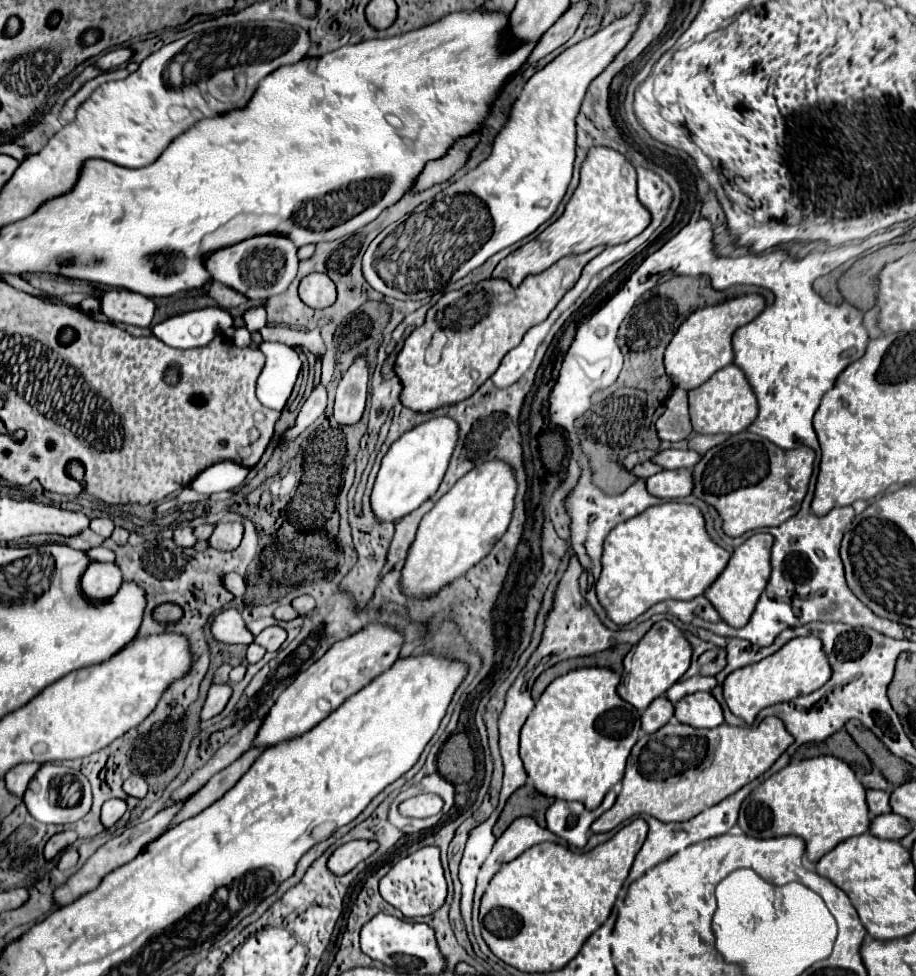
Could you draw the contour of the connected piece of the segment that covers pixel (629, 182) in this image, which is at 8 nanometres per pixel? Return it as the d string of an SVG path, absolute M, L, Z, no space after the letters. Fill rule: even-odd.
M593 146L581 166L579 188L567 202L563 216L547 226L535 240L523 244L507 258L503 258L493 270L493 276L505 278L513 286L519 286L525 276L547 270L563 256L581 254L599 244L613 246L627 242L641 234L649 224L651 212L637 198L637 172L631 160L613 148Z

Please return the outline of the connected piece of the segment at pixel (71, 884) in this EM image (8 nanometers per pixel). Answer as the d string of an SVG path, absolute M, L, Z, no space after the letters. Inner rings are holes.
M179 800L177 804L173 804L173 806L165 808L165 810L161 810L161 812L159 812L157 816L153 816L151 820L147 820L147 822L143 822L143 824L137 824L137 826L131 826L131 828L127 828L123 834L111 838L107 844L103 844L103 846L87 860L87 864L85 864L77 874L73 874L73 876L67 880L67 884L63 884L61 888L55 890L55 902L57 902L59 906L71 904L73 900L77 900L77 898L81 898L83 894L87 894L87 892L91 892L93 888L97 888L97 886L101 884L101 880L103 880L109 872L113 872L115 868L119 868L119 866L131 862L149 842L153 842L153 840L157 840L159 836L163 836L165 832L169 832L171 820L183 810L183 806L185 806L185 802Z

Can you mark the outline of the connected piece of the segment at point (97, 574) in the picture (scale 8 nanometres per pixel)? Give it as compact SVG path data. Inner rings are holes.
M91 562L81 578L81 590L87 598L111 598L123 582L123 572L115 562Z

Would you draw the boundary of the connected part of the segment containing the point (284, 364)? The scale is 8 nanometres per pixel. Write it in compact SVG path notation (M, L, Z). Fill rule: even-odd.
M263 342L261 350L267 362L257 379L257 398L271 410L283 410L301 370L299 354L291 346L277 342Z

